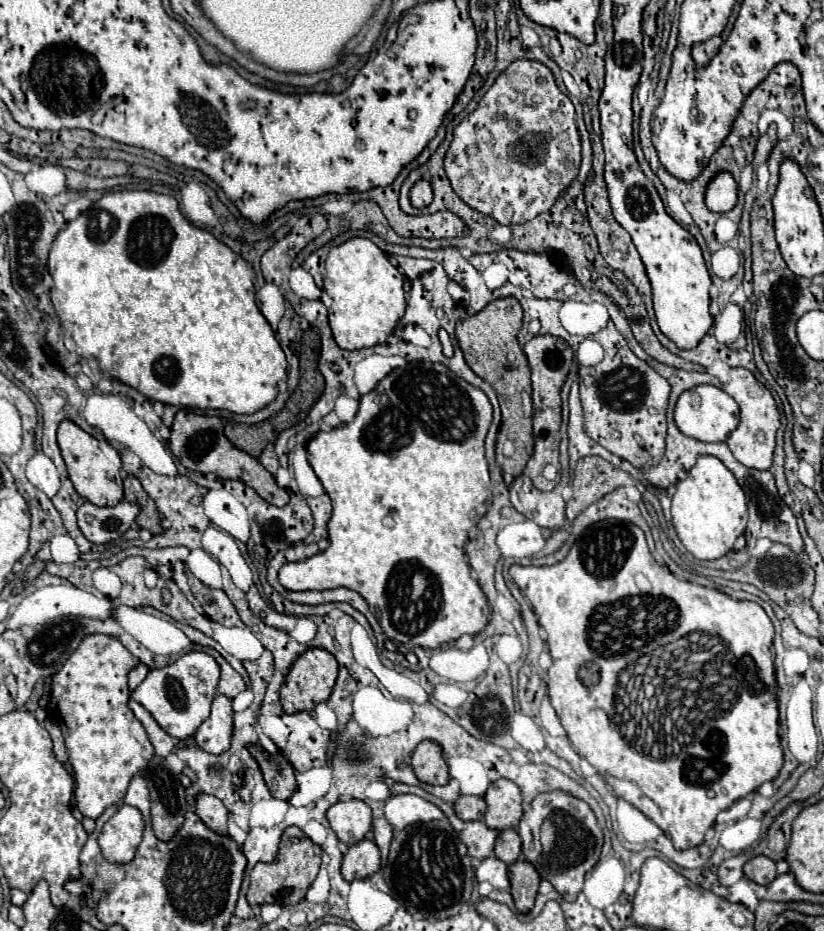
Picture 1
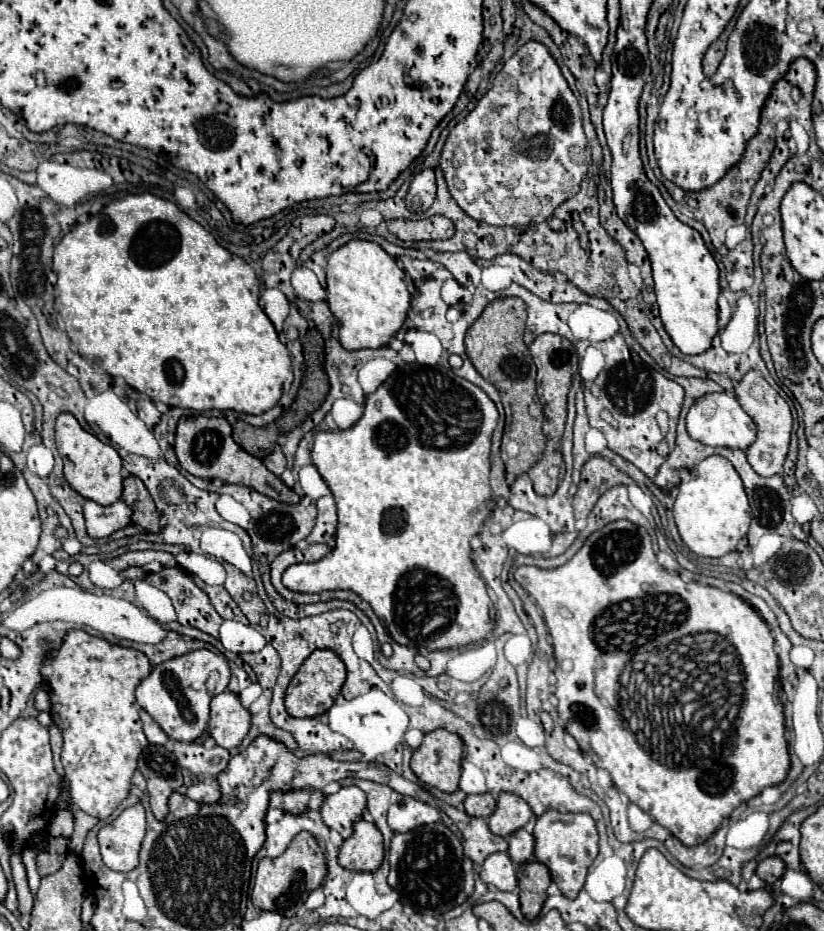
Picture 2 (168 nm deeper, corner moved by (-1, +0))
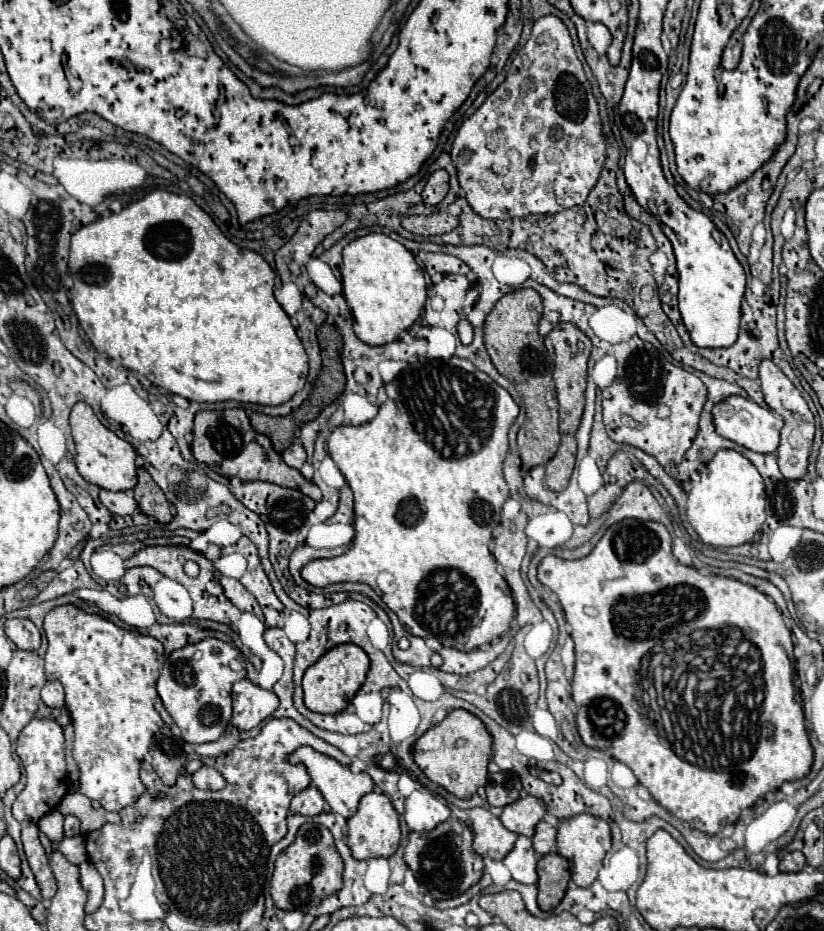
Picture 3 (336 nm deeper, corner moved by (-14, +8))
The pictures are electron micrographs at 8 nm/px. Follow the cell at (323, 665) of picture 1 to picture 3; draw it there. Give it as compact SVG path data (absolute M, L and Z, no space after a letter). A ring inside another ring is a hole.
M341 644L329 650L321 660L317 660L311 668L307 668L303 676L303 690L305 690L305 706L313 712L321 714L339 714L343 712L357 690L363 686L365 676L371 668L369 656L355 644Z

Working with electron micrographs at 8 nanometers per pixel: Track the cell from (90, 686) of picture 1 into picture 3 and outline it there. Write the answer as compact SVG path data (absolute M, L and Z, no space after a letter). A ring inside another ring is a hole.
M75 604L53 608L45 616L43 628L49 640L45 654L47 680L59 680L63 684L65 706L71 714L71 720L75 720L73 760L77 762L81 772L79 792L89 800L97 800L105 810L119 812L145 792L145 786L139 780L139 766L149 750L155 730L163 726L159 712L153 708L153 702L157 698L155 682L165 660L163 644L159 644L159 640L155 640L153 636L119 628L99 614L87 614Z

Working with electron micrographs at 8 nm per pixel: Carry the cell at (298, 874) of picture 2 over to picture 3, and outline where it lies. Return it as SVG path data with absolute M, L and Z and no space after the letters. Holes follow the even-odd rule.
M303 824L297 832L295 842L283 850L275 860L275 872L271 878L271 898L281 910L301 910L303 914L311 912L327 896L339 892L343 874L343 860L335 850L331 832L319 824Z

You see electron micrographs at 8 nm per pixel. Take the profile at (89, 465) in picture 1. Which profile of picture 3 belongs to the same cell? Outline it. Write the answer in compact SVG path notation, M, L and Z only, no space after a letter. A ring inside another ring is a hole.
M77 402L73 406L73 410L71 410L71 432L73 432L73 440L75 440L75 448L77 448L75 464L77 464L79 474L87 482L93 482L99 488L113 490L113 492L135 488L135 484L137 484L137 472L135 472L137 452L135 452L135 448L129 442L115 436L109 428L105 428L89 404Z

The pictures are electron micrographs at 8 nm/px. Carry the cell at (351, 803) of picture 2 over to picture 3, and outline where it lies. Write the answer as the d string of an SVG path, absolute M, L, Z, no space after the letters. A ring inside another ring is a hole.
M301 746L301 748L297 748L295 752L291 752L291 754L287 756L287 762L291 762L291 764L303 764L303 766L307 768L309 776L311 776L311 784L319 788L319 792L323 794L323 798L325 798L325 802L331 806L331 810L333 810L335 814L341 814L343 818L353 816L355 810L357 810L357 804L359 804L361 796L373 790L373 780L371 780L371 776L367 776L365 772L353 774L353 772L349 770L349 766L339 764L337 760L333 760L333 758L329 758L329 756L325 756L325 754L317 752L317 750L313 750L311 746Z

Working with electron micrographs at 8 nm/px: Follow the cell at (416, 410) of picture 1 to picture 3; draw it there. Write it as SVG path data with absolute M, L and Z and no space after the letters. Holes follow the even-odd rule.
M449 358L449 360L417 360L415 364L409 364L393 382L385 384L387 390L387 400L379 406L379 414L361 426L343 426L335 428L329 436L329 456L333 458L335 466L343 472L347 484L351 486L355 494L355 538L349 548L349 552L329 558L329 560L311 560L309 564L303 566L301 576L305 582L317 588L325 588L329 584L337 582L365 582L369 584L381 600L399 616L401 624L409 630L409 634L419 636L419 638L437 638L443 646L457 648L461 652L471 652L479 648L481 644L491 642L493 638L503 636L509 630L509 624L515 616L515 604L511 598L511 590L503 576L497 572L497 562L493 554L489 552L489 542L491 542L491 532L499 526L501 518L501 506L509 498L509 486L503 478L503 460L509 450L507 444L507 432L511 424L515 422L519 414L519 406L511 398L511 394L495 384L485 372L477 370L469 360L465 358Z

